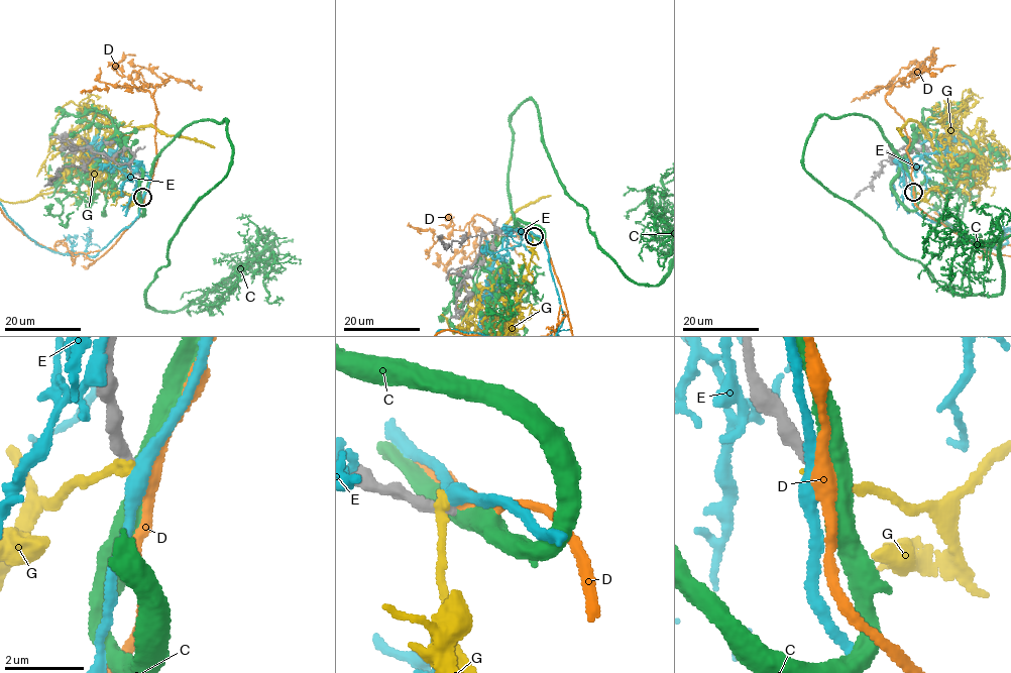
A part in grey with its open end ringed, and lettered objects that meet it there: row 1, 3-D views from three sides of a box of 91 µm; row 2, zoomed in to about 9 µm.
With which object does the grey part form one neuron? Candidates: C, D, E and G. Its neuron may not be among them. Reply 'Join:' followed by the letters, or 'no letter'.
Join: no letter

